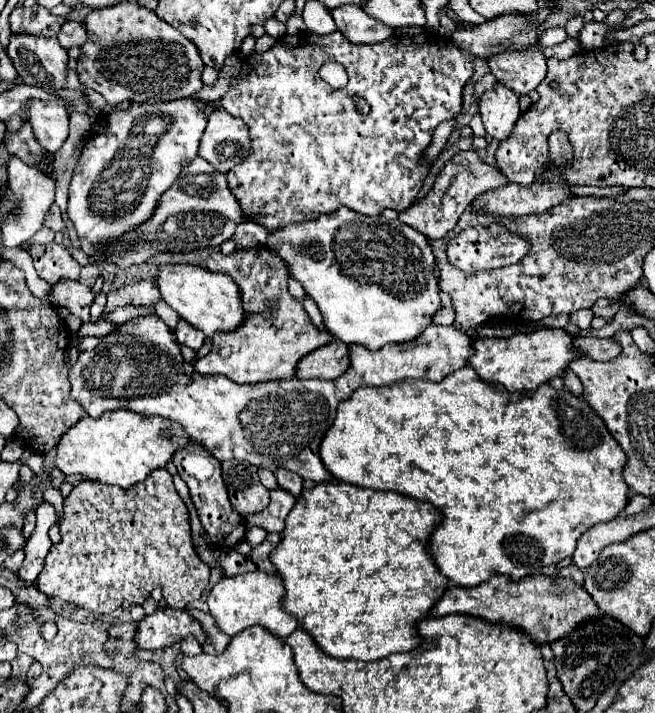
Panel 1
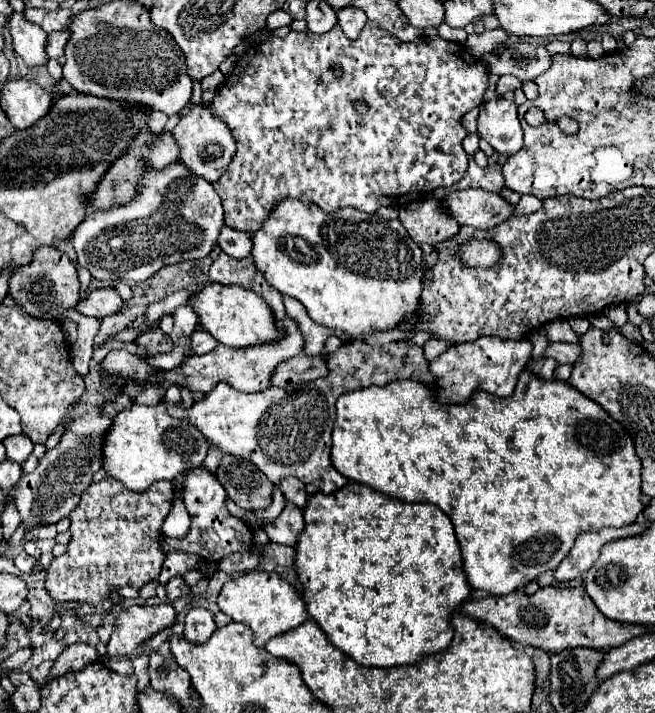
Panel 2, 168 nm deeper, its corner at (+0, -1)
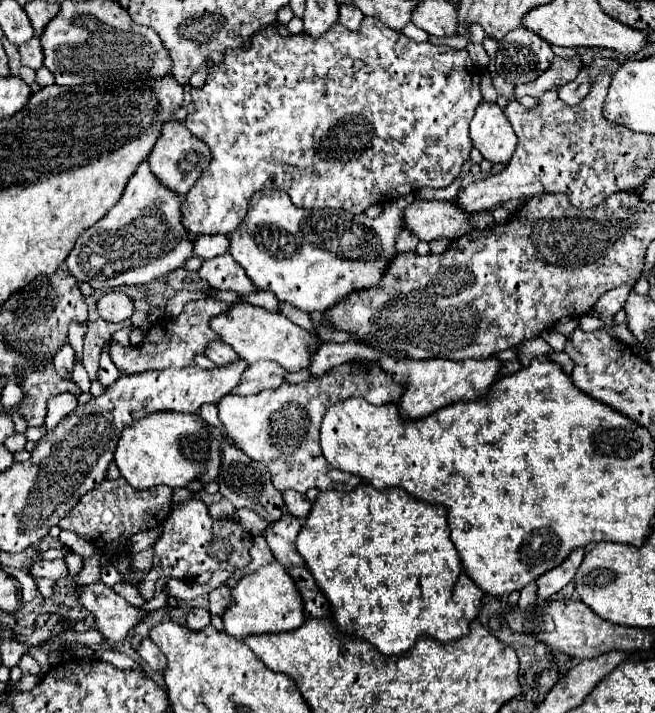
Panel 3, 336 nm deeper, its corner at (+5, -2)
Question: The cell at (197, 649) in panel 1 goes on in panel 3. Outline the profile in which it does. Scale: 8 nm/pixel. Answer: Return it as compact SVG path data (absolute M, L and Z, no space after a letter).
M199 607L191 609L189 615L187 615L187 629L201 631L201 629L205 629L209 625L209 621L211 621L211 615L209 615L207 609L199 609Z

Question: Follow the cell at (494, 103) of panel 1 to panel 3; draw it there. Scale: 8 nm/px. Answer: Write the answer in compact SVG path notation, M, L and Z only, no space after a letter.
M497 103L477 105L469 135L473 145L491 163L509 163L517 147L517 135Z

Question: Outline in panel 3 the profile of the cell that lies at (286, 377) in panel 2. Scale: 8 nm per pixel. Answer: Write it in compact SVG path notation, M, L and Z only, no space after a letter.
M257 361L247 367L245 377L241 379L241 387L237 387L235 393L237 395L251 395L251 393L259 393L263 389L277 389L283 383L287 383L285 381L287 373L289 371L277 363Z

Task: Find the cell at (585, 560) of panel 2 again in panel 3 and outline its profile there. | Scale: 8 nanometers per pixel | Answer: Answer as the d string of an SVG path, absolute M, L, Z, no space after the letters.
M577 547L577 551L571 551L571 555L561 563L561 567L555 567L553 571L547 571L545 575L541 575L537 579L537 587L539 587L537 595L541 599L549 599L557 591L561 591L575 577L575 571L579 569L583 557L585 557L585 549Z

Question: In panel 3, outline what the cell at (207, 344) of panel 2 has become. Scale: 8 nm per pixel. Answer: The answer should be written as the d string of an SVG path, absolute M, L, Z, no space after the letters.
M211 341L205 345L205 357L209 357L215 365L223 365L233 363L233 359L237 359L237 353L223 341Z

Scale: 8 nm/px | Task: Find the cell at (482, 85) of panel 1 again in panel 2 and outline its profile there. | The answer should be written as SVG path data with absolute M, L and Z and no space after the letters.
M502 76L498 80L498 94L506 94L508 90L514 92L520 86L522 86L522 82L518 82L518 78L514 78L514 76Z

